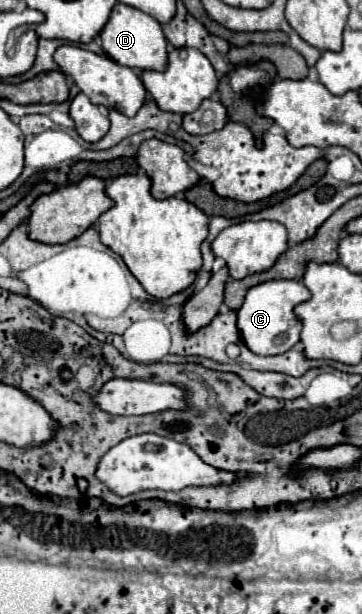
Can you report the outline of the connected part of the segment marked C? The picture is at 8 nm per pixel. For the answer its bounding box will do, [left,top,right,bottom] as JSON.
[238,281,310,355]

